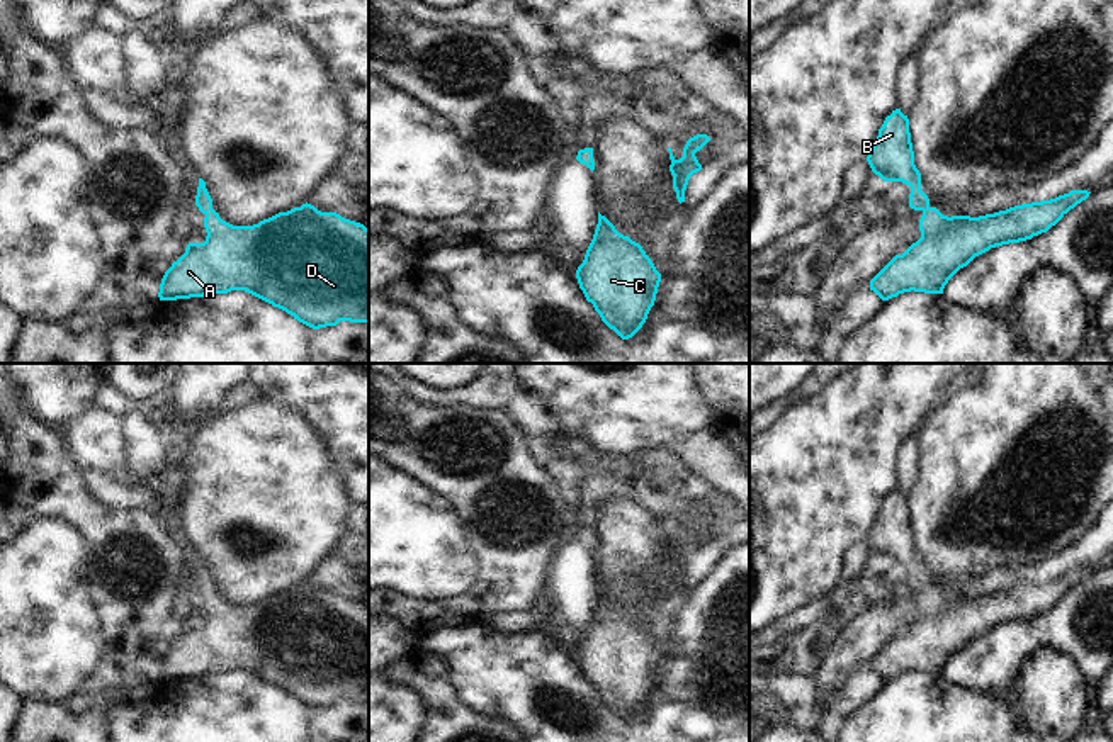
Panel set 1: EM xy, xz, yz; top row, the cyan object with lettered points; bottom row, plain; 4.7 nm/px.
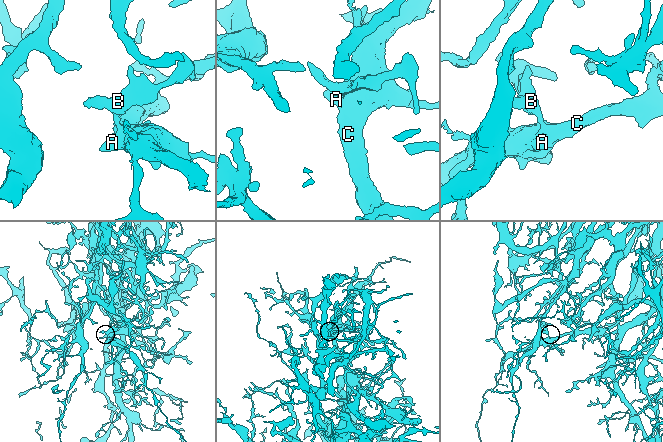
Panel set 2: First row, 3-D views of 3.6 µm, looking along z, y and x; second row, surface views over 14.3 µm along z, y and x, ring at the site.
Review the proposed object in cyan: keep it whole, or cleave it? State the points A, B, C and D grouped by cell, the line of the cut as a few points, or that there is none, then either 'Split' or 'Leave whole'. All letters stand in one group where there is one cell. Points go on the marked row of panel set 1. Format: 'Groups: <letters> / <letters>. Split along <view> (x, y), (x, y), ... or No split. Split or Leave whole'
Groups: A B C D. No split. Leave whole

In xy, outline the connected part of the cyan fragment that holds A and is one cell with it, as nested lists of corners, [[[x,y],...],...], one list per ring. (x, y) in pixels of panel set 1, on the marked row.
[[[199,178],[195,205],[206,216],[206,241],[189,243],[185,253],[165,272],[158,292],[160,301],[245,290],[313,329],[336,326],[340,321],[369,323],[369,229],[364,224],[336,212],[321,212],[306,202],[253,226],[233,226],[212,209],[212,199],[202,178]]]

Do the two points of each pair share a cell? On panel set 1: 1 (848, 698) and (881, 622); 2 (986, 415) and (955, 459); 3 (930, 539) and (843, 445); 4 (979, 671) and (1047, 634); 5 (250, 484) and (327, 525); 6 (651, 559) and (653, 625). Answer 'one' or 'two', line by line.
1: two
2: one
3: two
4: one
5: one
6: one

